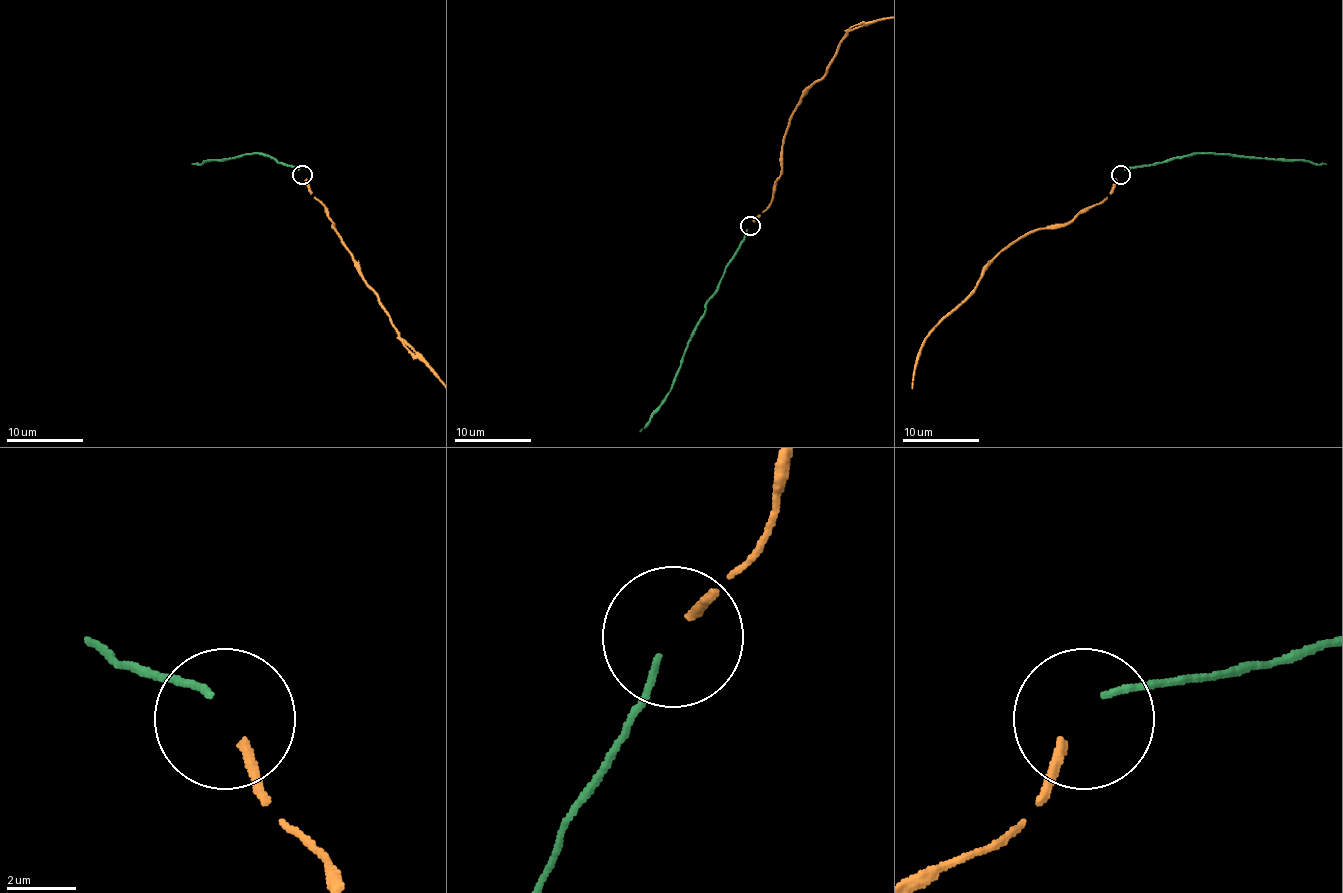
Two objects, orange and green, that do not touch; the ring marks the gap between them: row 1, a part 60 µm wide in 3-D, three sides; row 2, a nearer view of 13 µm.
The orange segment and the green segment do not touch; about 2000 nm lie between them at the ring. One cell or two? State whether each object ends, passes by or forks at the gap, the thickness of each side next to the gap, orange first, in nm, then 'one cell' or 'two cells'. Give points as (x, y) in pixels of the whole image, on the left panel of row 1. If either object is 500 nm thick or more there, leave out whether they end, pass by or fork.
orange ends | green ends | 300/200 nm | one cell

